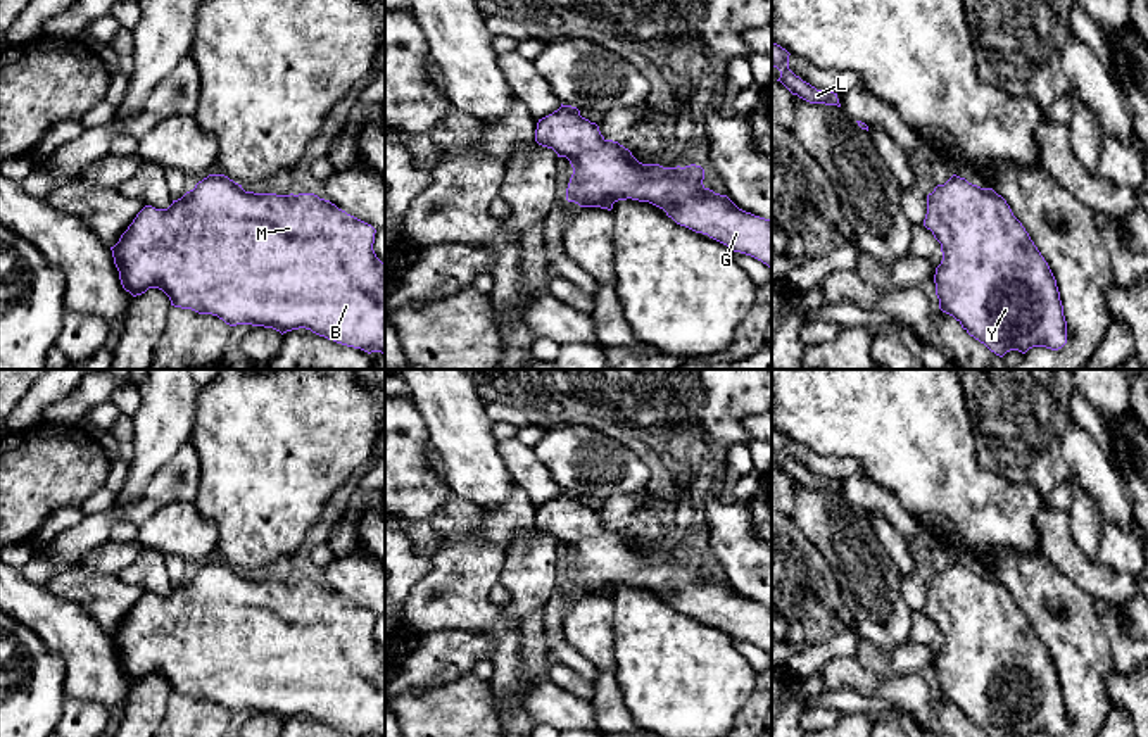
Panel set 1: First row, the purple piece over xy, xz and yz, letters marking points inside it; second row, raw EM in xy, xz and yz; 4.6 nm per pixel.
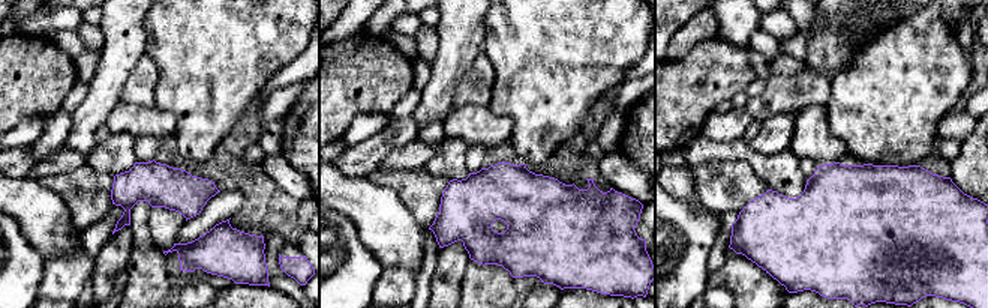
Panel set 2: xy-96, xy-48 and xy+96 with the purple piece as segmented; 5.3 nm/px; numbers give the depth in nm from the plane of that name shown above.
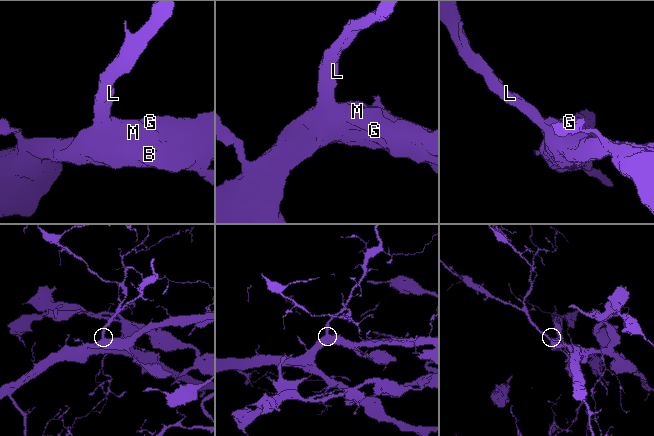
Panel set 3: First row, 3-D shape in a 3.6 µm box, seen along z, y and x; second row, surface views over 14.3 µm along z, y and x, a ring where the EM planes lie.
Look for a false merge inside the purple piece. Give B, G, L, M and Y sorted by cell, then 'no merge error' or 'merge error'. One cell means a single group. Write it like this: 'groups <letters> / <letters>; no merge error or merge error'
groups B G L M Y; no merge error

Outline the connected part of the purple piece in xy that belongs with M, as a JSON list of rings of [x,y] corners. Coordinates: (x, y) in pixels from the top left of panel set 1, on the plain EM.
[[[209,561],[167,595],[145,592],[110,637],[121,671],[133,683],[159,675],[171,692],[218,702],[230,713],[264,713],[281,721],[306,715],[347,734],[385,737],[385,649],[373,637],[375,620],[314,580],[254,580],[224,561]]]

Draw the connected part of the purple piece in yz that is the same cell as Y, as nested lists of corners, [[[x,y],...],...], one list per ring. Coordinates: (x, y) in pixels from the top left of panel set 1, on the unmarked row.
[[[953,561],[927,582],[924,613],[932,618],[943,639],[943,647],[934,661],[939,696],[953,702],[970,723],[989,737],[1029,737],[1032,734],[1058,737],[1067,730],[1067,708],[1057,666],[1001,582]]]

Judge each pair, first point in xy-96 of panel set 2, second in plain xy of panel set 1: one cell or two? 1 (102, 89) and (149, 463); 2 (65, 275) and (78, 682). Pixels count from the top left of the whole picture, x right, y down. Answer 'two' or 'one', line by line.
1: one
2: two

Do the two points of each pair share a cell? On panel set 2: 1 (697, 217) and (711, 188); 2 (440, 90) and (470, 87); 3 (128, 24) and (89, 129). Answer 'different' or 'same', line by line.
1: different
2: different
3: same

